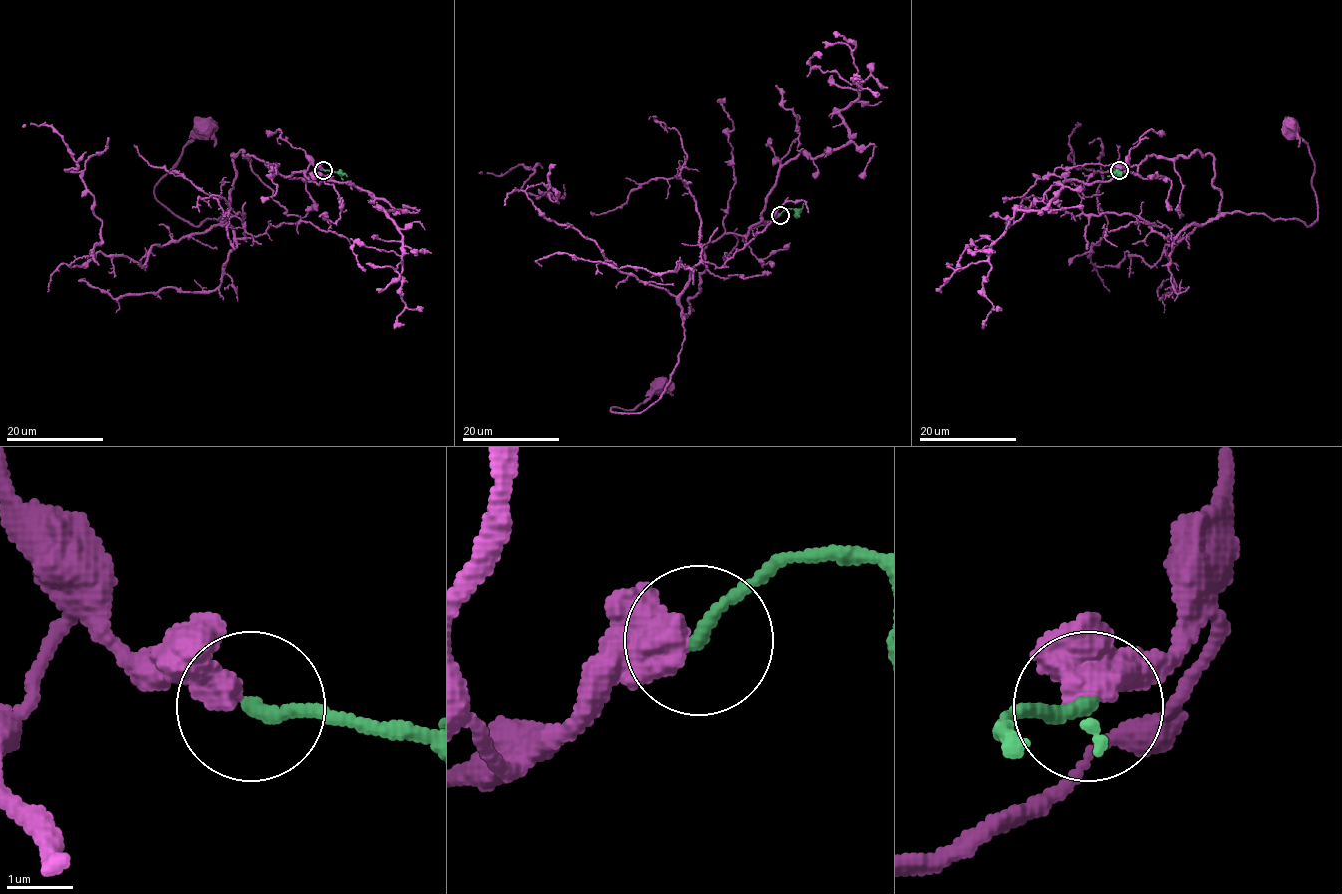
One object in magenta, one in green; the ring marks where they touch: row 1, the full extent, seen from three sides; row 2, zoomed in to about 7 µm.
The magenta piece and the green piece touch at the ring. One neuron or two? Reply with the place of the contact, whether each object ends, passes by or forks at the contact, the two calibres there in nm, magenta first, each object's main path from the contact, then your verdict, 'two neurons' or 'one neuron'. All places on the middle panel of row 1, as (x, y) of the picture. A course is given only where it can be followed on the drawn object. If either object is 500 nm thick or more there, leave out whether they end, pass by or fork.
at (780, 215); 550 nm thick on the magenta side, 200 nm on the other; magenta runs (779, 214), (746, 235), (723, 234), (709, 243), (670, 383), (641, 412), (611, 409), (632, 409), (661, 386); green runs (780, 214), (788, 208), (801, 208), (803, 202); two neurons

